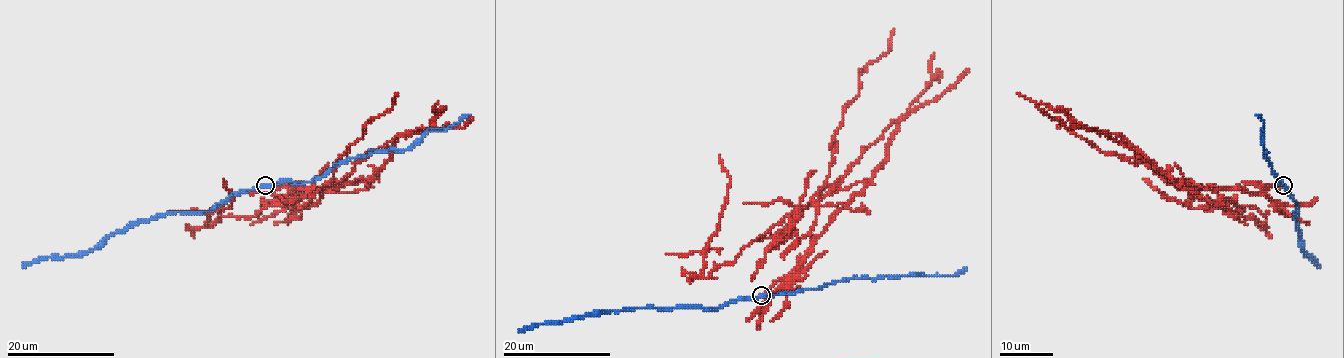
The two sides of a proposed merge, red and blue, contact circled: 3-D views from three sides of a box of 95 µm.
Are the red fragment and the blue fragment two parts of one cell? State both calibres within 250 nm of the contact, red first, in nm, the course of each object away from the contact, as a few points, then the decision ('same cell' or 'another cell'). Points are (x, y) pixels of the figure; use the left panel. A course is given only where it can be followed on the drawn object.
200 nm thick on the red side, 360 nm on the other; red runs (264, 185), (306, 193), (367, 181), (330, 182), (208, 225), (233, 198), (223, 178); blue runs (264, 185), (235, 192), (211, 209), (166, 212), (134, 221), (85, 252), (35, 259), (23, 267); another cell

